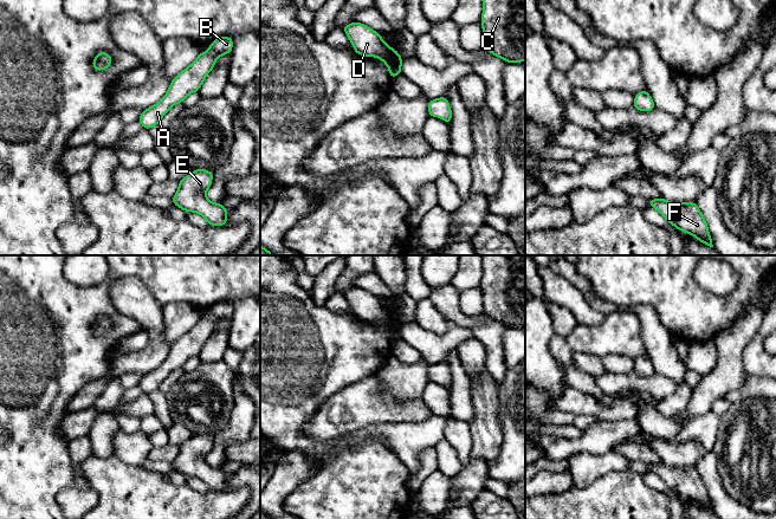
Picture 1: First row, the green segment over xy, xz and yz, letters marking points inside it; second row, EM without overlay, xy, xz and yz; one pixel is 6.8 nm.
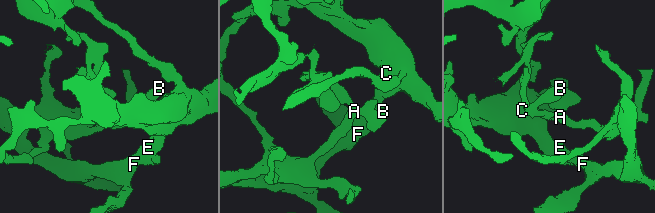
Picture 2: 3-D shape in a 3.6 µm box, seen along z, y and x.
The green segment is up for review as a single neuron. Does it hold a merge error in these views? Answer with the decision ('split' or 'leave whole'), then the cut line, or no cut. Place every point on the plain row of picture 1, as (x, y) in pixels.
leave whole; cut none

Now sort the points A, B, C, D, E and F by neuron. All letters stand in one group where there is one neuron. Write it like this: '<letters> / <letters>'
A B C D E F

